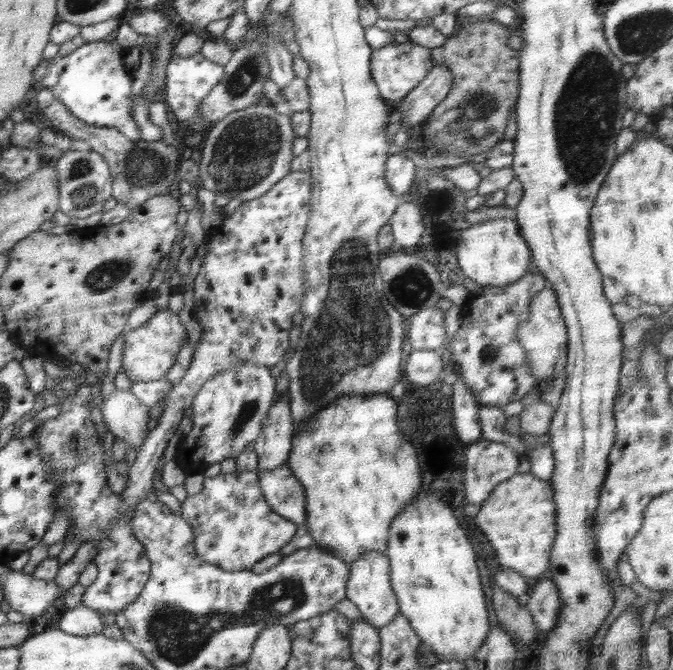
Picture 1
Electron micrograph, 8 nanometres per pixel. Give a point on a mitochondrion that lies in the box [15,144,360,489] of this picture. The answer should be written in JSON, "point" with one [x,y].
{"point":[144,172]}

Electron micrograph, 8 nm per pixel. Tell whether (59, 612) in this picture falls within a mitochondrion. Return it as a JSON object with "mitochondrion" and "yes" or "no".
{"mitochondrion":"no"}

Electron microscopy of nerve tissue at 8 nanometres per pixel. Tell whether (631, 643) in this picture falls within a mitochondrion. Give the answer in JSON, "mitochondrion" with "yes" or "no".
{"mitochondrion":"no"}

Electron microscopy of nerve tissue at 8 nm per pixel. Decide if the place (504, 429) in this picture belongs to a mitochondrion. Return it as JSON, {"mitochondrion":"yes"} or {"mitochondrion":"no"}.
{"mitochondrion":"no"}

